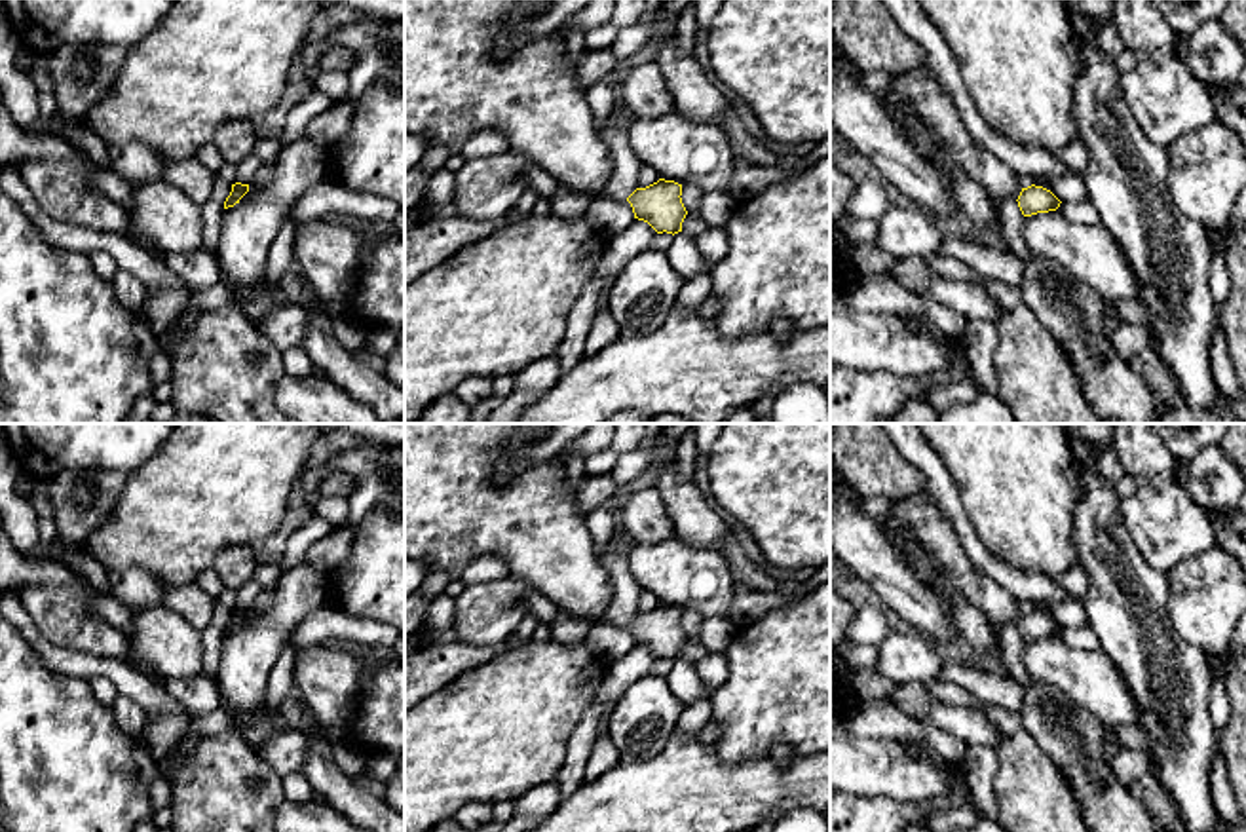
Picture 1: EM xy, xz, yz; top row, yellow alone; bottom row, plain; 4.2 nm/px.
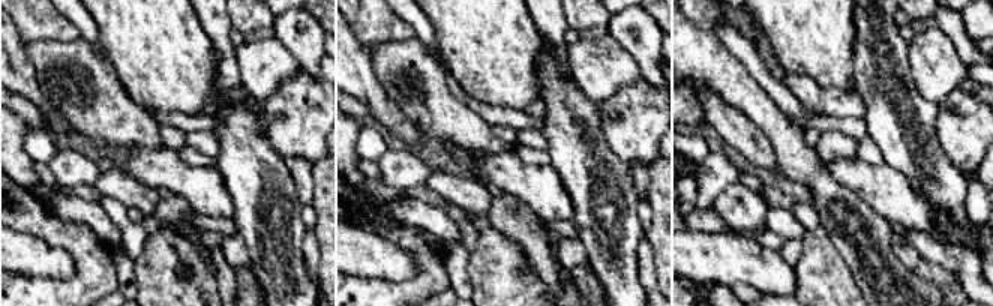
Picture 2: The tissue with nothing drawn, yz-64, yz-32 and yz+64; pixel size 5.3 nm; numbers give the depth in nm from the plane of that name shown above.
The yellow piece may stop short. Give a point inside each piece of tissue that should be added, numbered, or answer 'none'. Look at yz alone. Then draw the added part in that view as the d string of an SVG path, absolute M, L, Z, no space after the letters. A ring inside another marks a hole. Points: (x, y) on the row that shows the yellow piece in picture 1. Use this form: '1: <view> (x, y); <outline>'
1: yz (924, 114); M927 66L893 74L881 106L897 133L925 161L933 163L934 152L944 146L993 203L1018 199L1020 175L969 133L955 101Z

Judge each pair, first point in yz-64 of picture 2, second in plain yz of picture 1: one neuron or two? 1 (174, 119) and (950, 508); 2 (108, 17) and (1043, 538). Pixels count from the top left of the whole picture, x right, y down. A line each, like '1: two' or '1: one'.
1: one
2: one

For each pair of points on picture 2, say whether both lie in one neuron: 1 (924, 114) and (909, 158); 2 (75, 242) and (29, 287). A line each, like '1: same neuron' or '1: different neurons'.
1: same neuron
2: same neuron

